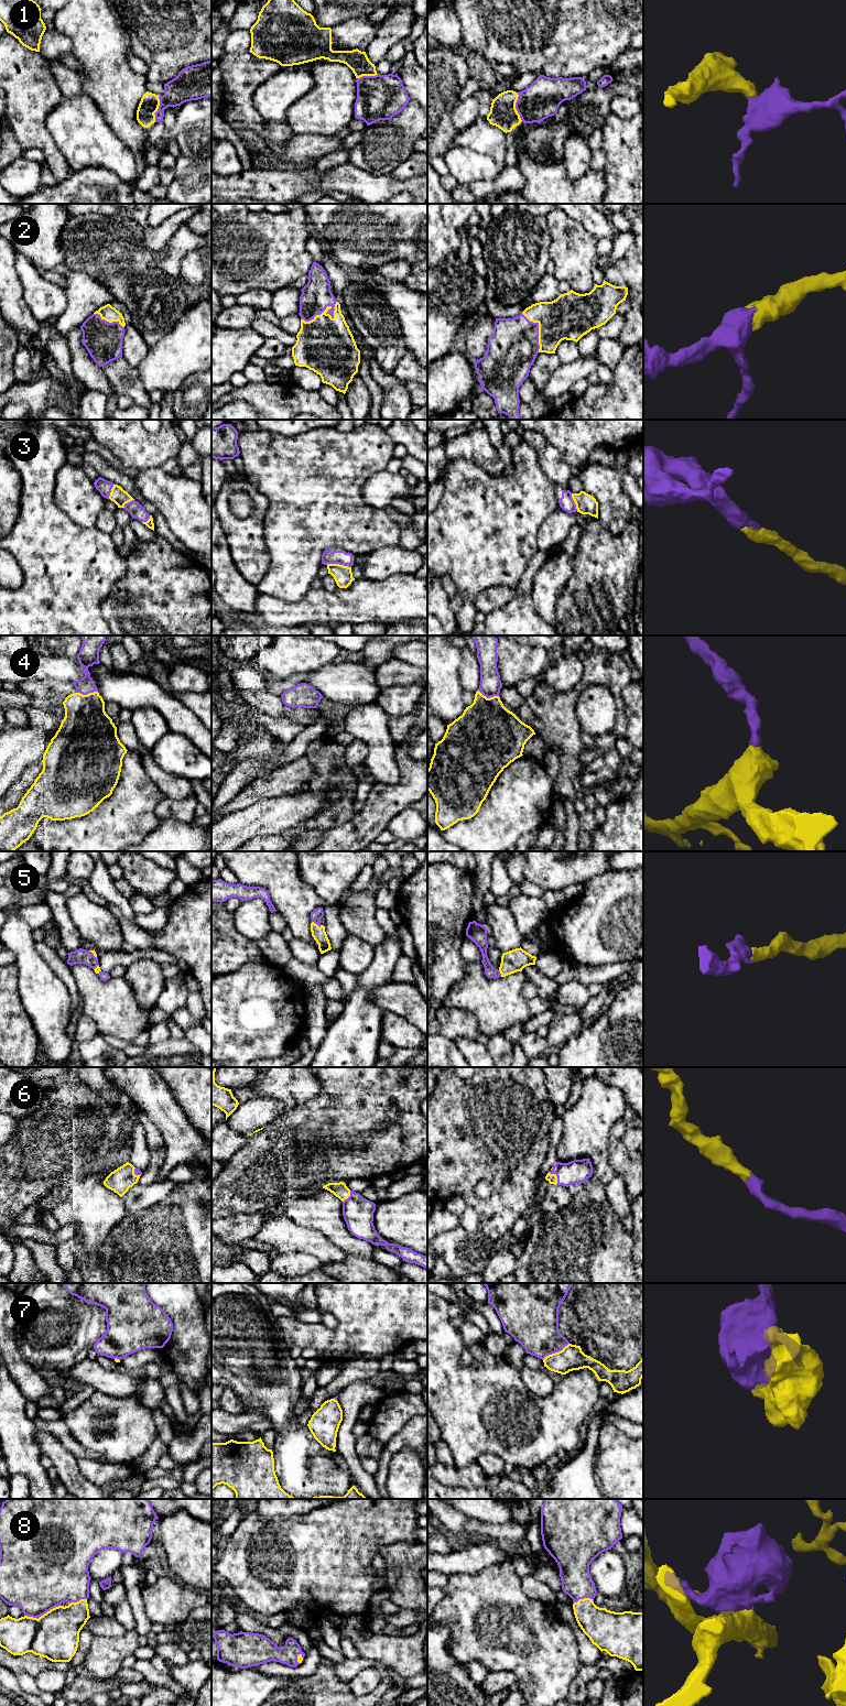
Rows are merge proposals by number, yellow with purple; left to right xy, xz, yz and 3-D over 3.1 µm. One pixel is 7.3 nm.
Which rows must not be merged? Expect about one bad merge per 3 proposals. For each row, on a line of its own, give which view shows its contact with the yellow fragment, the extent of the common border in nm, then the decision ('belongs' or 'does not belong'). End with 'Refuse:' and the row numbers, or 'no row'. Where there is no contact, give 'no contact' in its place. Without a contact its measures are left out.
1: contact in yz; length 220 nm; belongs
2: contact in xz; length 300 nm; belongs
3: contact in xz; length 190 nm; belongs
4: contact in xy; length 150 nm; belongs
5: contact in xz; length 80 nm; belongs
6: contact in yz; length 110 nm; belongs
7: contact in yz; length 240 nm; does not belong
8: contact in xy; length 180 nm; belongs
Refuse: 7

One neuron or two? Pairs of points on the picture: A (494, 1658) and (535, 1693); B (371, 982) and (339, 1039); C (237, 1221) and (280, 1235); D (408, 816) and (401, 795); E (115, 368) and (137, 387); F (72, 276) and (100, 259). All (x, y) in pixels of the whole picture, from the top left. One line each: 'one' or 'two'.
A: one
B: one
C: two
D: two
E: one
F: two

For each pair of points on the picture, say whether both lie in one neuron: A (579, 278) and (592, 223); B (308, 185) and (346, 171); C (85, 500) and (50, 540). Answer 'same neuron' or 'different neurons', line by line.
A: different neurons
B: same neuron
C: different neurons

